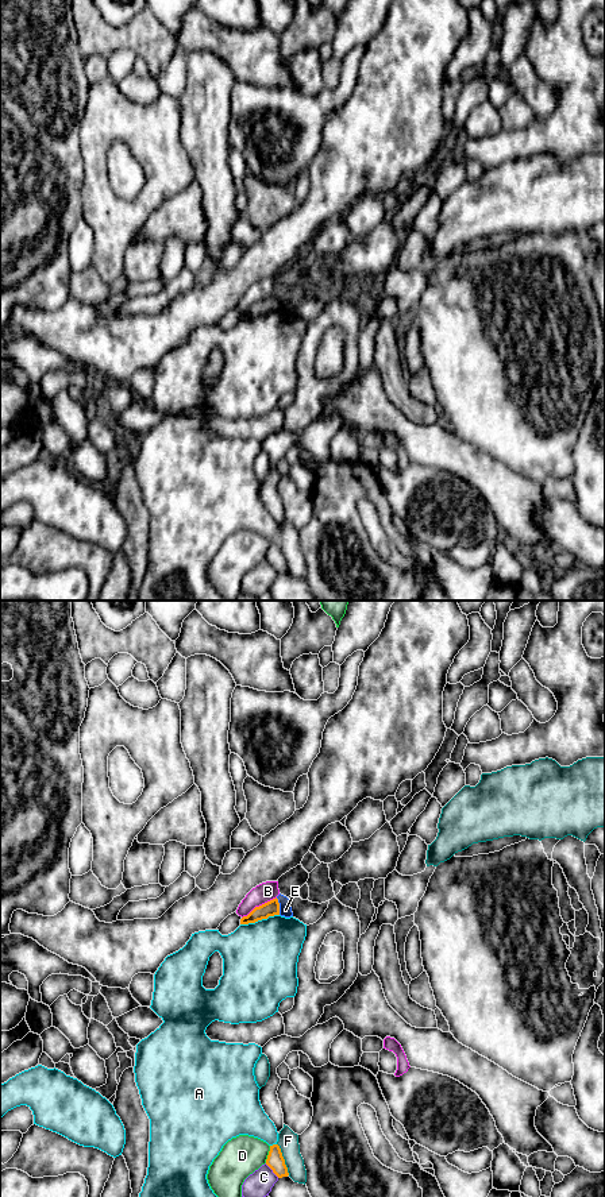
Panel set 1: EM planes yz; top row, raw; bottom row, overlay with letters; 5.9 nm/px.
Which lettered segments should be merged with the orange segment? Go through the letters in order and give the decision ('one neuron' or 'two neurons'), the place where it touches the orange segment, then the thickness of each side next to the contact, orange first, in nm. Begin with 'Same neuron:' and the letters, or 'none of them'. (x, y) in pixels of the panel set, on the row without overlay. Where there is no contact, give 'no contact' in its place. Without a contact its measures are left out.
Same neuron: none of them
A: two neurons | yz (259, 315) | 90/440 nm
B: two neurons | yz (259, 301) | 90/120 nm
C: two neurons | yz (272, 564) | 100/160 nm
D: two neurons | yz (269, 549) | 100/240 nm
E: two neurons | yz (278, 301) | 90/80 nm
F: two neurons | yz (284, 555) | 100/120 nm

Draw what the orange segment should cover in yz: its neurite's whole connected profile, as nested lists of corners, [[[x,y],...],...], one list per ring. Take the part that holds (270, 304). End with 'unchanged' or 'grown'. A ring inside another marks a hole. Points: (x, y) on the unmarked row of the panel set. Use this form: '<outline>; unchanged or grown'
[[[277,293],[259,302],[255,302],[247,312],[240,314],[240,320],[255,318],[274,310],[280,310],[280,298]]]; unchanged

